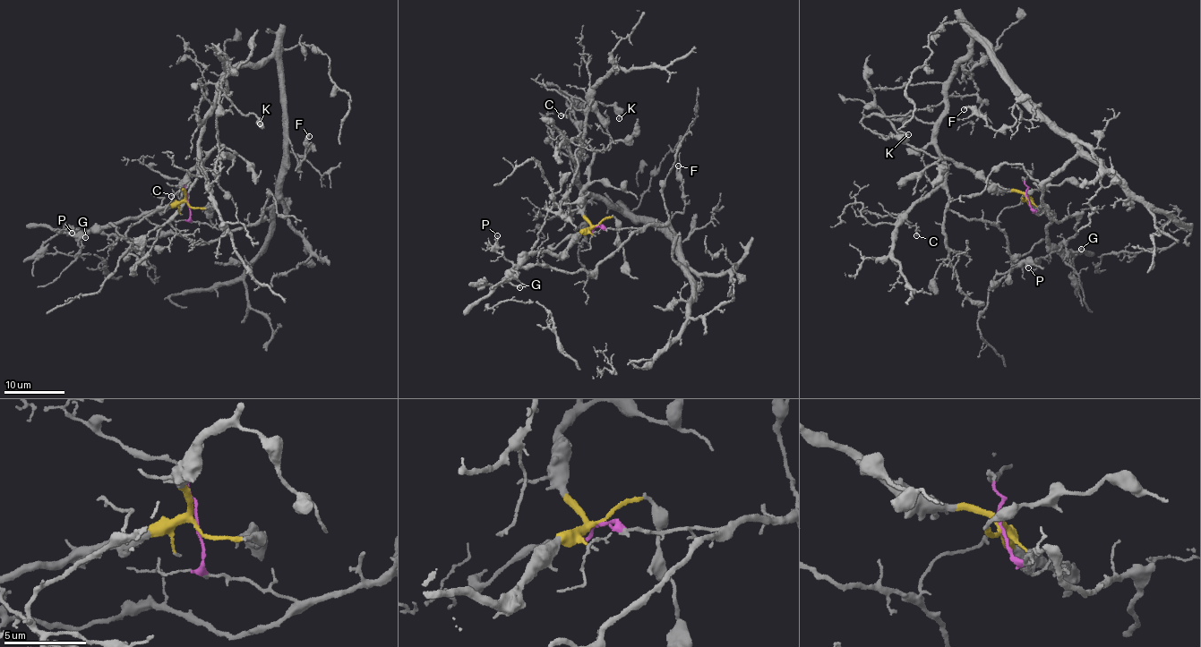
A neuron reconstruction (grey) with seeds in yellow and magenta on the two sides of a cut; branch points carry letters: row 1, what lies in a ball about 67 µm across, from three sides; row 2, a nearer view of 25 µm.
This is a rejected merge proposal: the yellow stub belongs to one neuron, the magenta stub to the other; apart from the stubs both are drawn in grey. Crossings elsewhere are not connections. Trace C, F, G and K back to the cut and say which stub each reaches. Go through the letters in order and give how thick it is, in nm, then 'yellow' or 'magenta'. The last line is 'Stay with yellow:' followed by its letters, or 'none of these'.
C: 140 nm | magenta
F: 170 nm | magenta
G: 200 nm | yellow
K: 240 nm | magenta
Stay with yellow: G

